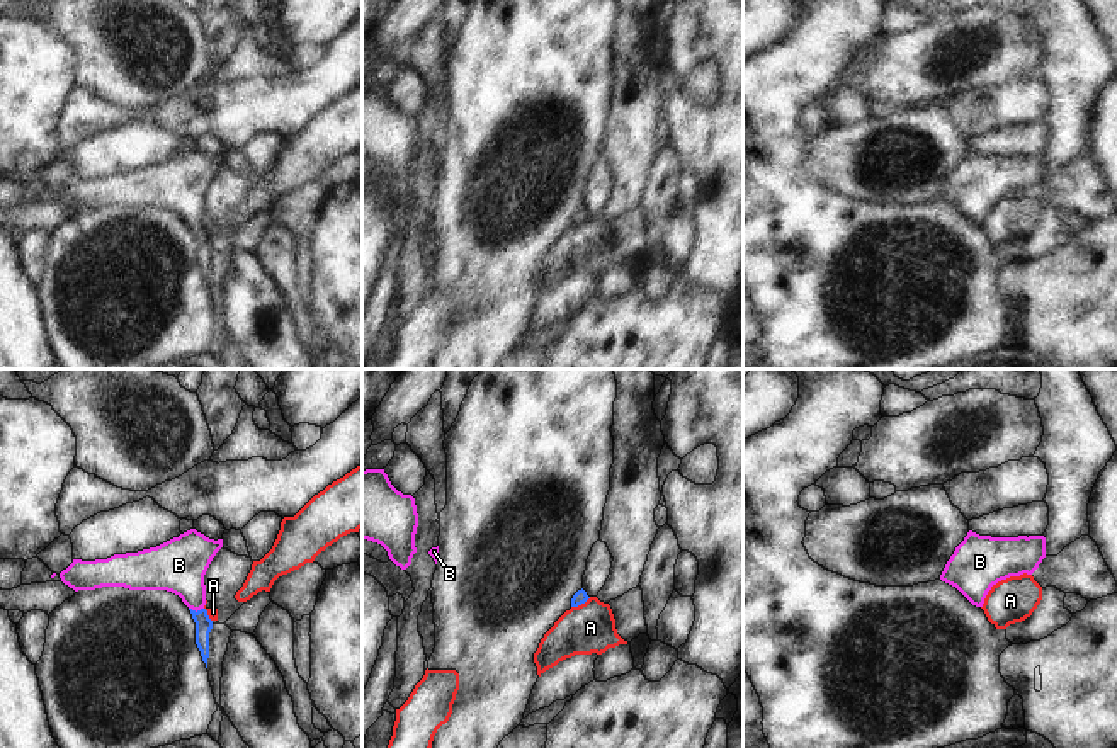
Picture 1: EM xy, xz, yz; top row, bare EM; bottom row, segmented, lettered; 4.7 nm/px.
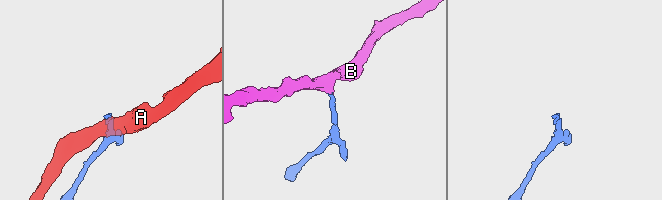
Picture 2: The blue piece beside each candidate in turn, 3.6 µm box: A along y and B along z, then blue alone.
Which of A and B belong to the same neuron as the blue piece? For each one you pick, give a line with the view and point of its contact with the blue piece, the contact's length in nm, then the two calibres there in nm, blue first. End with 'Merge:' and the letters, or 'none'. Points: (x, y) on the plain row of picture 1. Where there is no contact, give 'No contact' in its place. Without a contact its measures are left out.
B: Touches blue at xy (194, 230). Shared border 70 nm. Thickness 80 nm (blue) against 260 nm
Merge: B.

